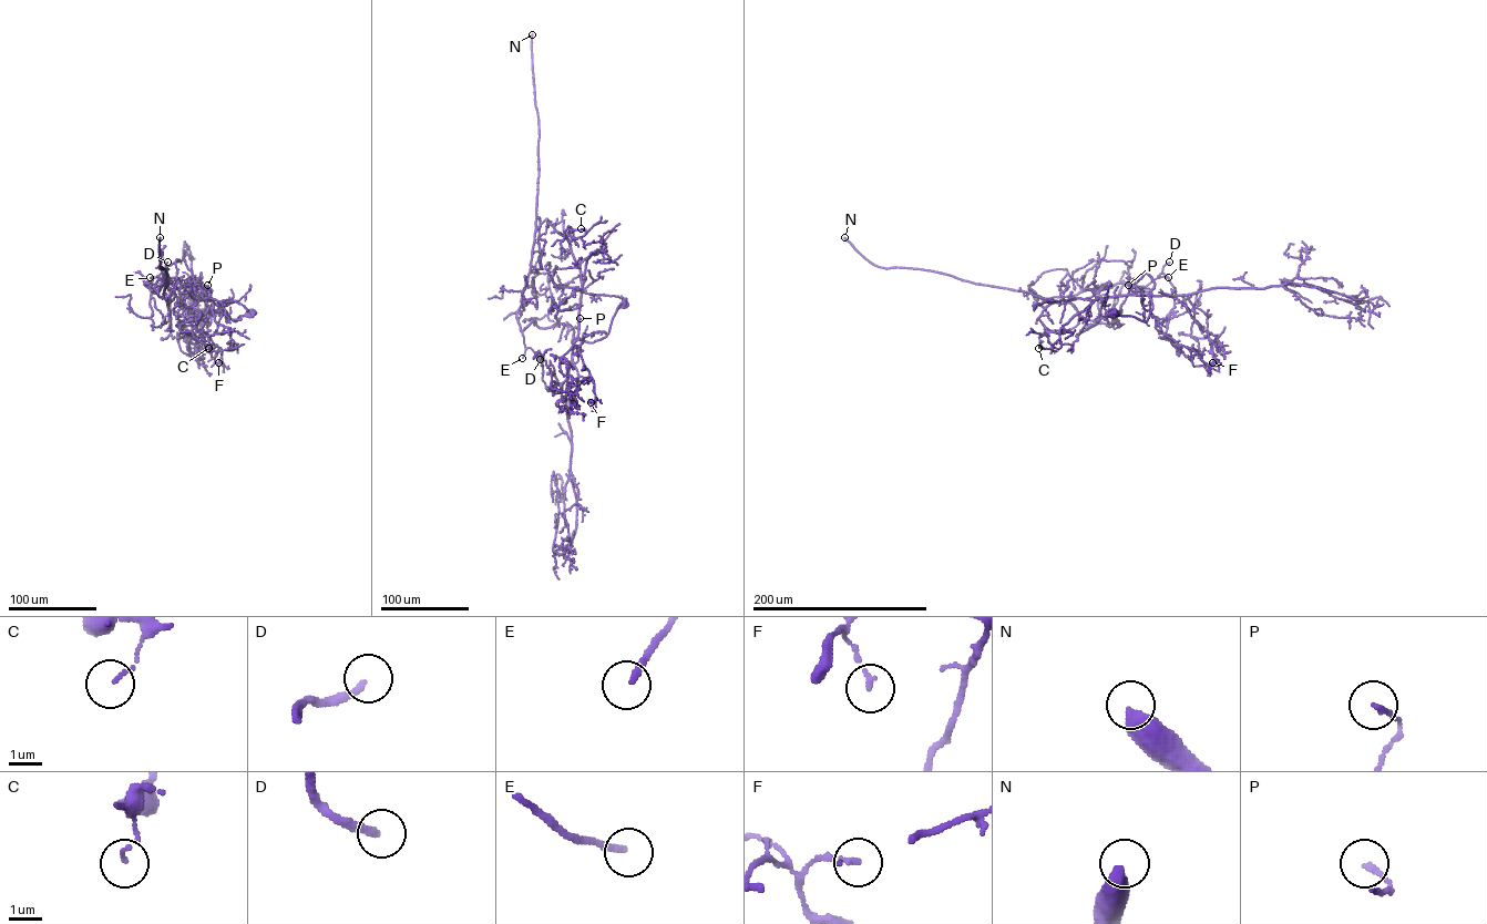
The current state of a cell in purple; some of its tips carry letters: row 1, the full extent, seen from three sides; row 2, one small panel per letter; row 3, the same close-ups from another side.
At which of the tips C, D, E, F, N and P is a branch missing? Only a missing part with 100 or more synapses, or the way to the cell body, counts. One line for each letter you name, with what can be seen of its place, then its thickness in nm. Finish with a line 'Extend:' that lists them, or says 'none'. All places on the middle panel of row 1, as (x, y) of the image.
D: (540, 359) | 240 nm
N: (532, 34) | 480 nm
Extend: D, N

